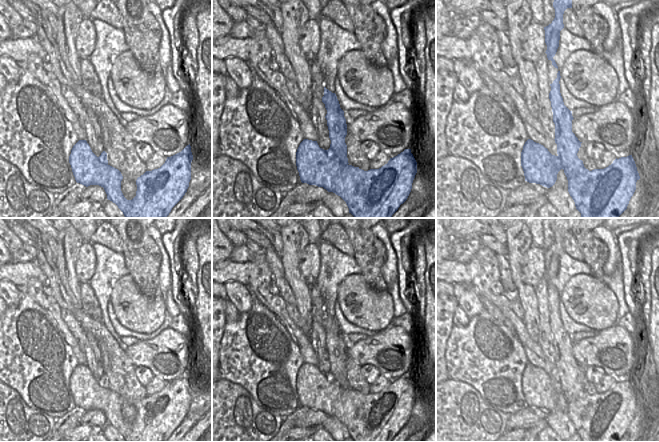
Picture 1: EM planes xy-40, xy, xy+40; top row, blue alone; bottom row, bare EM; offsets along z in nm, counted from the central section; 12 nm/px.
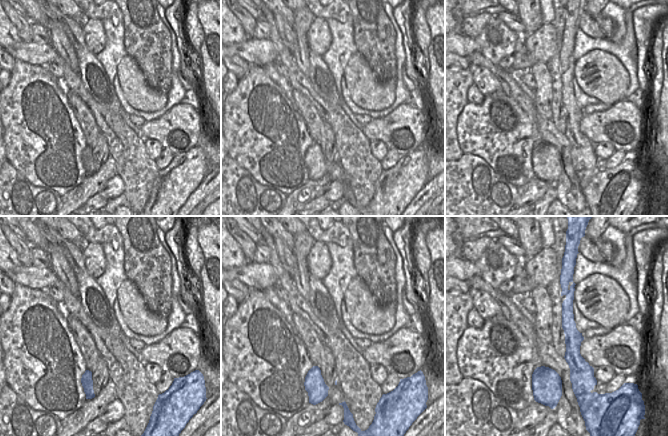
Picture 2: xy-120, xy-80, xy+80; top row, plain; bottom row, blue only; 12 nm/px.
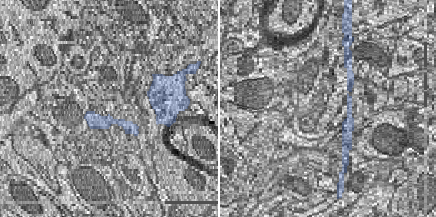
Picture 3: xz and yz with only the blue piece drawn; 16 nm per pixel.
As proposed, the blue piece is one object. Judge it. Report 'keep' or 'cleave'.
cleave

